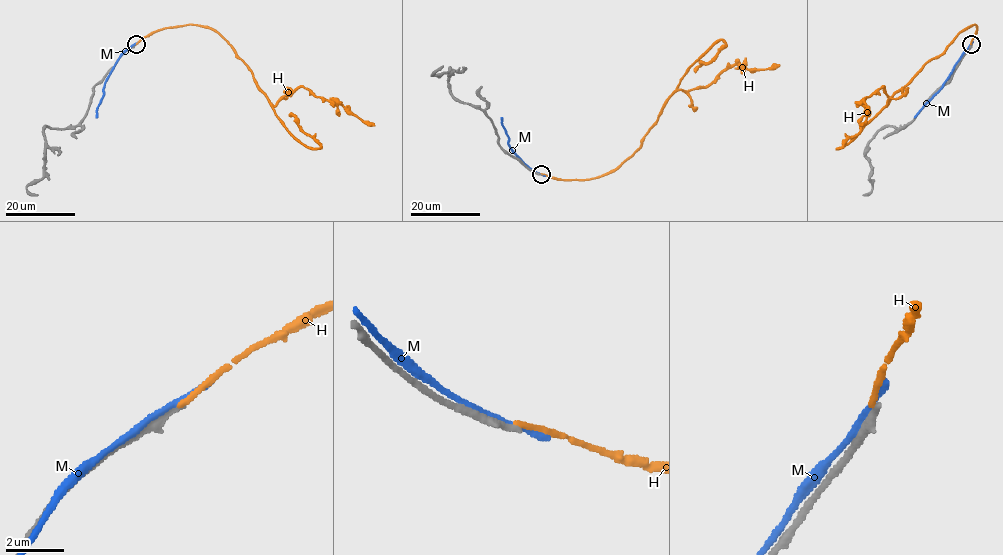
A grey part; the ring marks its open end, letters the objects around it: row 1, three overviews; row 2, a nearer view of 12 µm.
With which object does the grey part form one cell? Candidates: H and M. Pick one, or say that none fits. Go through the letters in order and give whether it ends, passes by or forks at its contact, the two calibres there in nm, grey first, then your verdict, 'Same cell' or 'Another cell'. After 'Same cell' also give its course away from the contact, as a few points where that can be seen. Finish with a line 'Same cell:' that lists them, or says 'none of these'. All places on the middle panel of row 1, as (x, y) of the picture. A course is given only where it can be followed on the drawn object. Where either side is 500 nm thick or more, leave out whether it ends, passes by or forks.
H: It ends there. Thickness 280 nm (grey) against 180 nm. Another cell
M: It passes by. Thickness 300 nm (grey) against 200 nm. Another cell
Same cell: none of these

